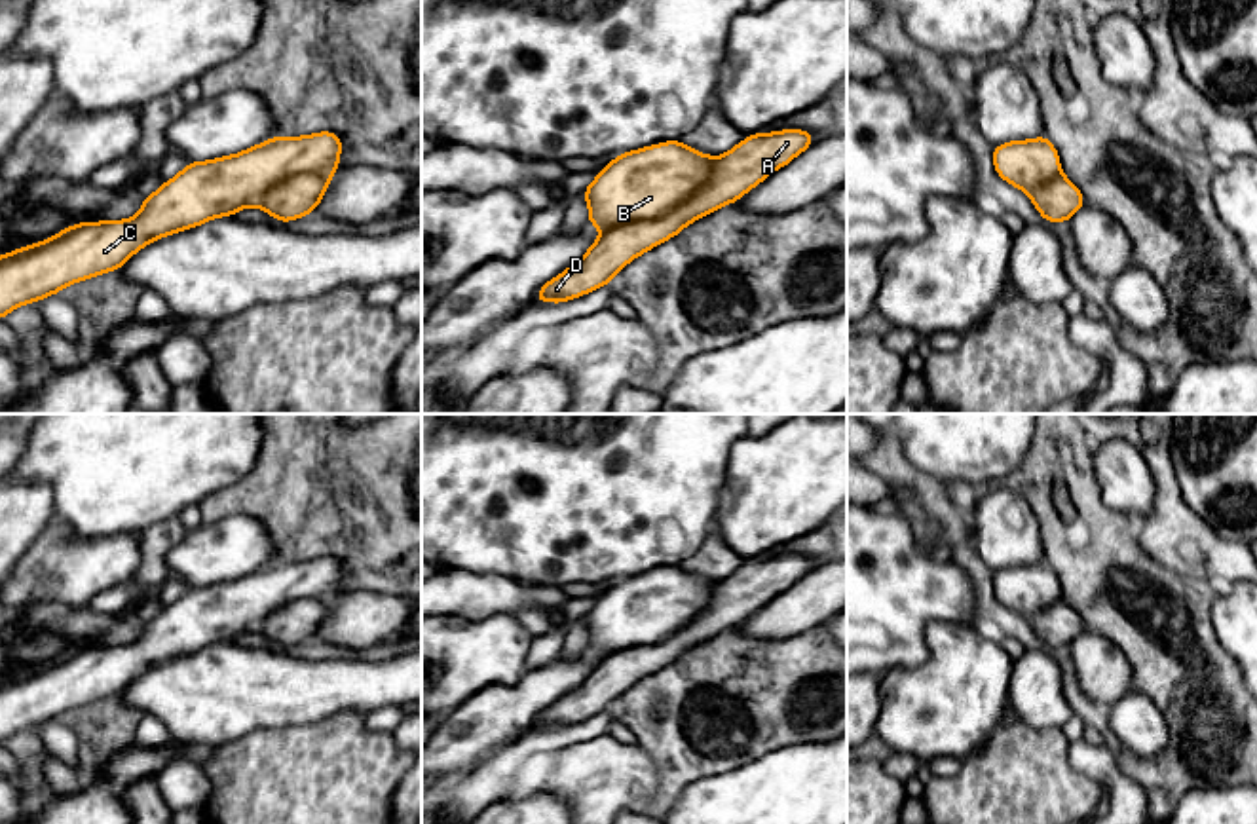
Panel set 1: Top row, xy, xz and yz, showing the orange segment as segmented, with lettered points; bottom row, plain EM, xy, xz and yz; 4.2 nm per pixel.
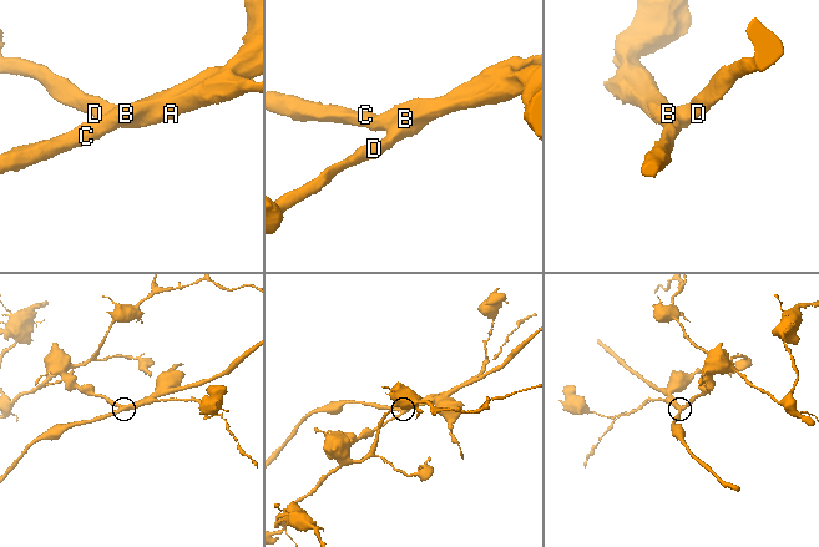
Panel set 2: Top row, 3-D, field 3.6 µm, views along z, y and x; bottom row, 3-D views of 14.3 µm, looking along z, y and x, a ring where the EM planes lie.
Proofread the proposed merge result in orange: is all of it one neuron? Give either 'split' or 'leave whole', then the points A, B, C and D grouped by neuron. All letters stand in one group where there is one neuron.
split; groups A D / B C

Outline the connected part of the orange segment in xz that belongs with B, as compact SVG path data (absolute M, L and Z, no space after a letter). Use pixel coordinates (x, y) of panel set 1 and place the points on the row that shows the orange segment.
M682 140L619 154L581 192L589 203L589 224L611 230L668 215L708 180L716 159Z

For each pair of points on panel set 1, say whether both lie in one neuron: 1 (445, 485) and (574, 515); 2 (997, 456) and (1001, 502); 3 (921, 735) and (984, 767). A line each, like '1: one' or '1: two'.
1: one
2: two
3: two

